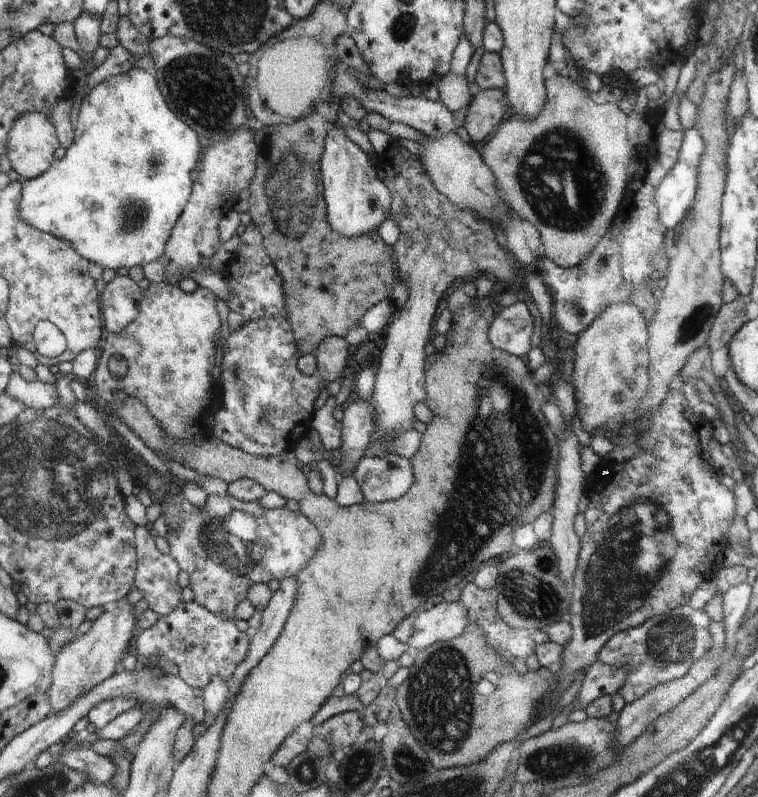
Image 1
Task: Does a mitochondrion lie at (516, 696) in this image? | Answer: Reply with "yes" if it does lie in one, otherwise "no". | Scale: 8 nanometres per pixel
no

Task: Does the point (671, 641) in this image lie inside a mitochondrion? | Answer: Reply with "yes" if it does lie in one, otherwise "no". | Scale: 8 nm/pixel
yes

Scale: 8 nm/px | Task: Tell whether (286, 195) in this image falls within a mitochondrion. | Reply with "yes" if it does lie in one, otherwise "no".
yes

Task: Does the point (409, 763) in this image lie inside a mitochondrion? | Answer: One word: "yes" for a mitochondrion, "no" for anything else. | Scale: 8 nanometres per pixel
yes

